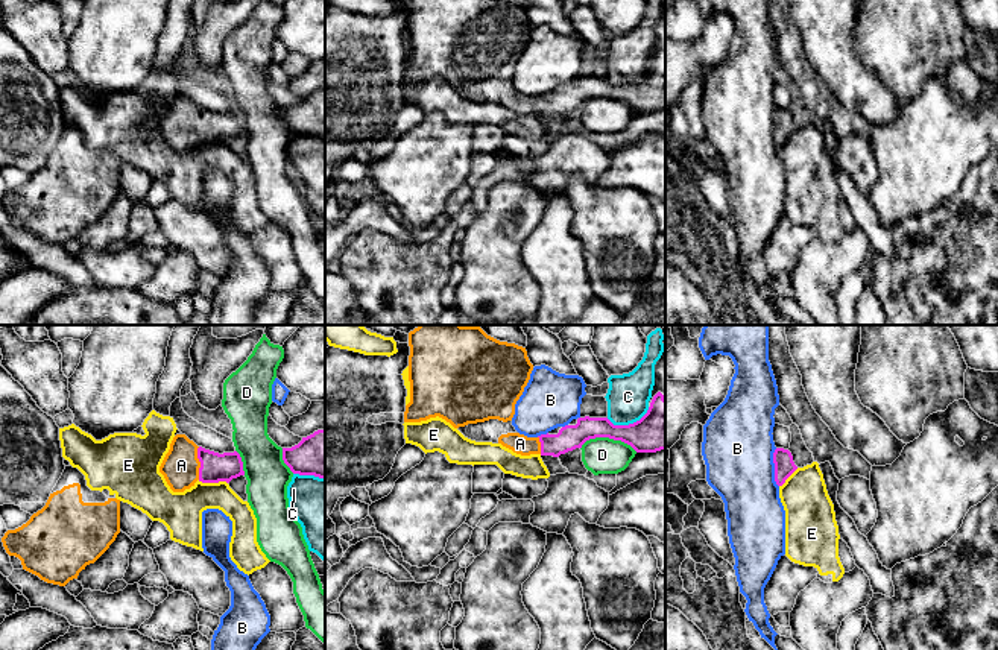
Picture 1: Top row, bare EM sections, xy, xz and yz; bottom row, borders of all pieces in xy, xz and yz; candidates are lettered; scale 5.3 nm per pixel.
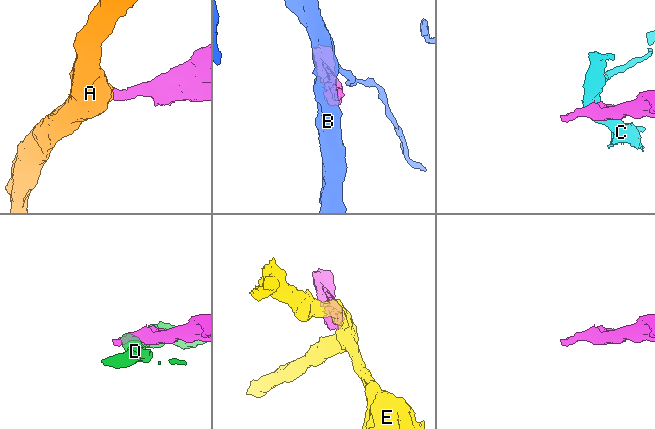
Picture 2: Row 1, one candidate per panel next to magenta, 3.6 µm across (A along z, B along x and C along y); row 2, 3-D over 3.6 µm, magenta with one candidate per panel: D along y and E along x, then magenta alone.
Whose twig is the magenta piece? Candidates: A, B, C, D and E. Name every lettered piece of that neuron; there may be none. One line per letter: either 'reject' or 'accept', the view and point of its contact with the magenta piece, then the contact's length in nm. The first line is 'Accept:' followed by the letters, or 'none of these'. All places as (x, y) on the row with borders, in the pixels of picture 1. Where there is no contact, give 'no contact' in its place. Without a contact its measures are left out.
Accept: A
A: accept; contact xy (201, 463); length 180 nm
B: reject; contact yz (775, 468); length 200 nm
C: reject; contact xz (629, 424); length 240 nm
D: reject; contact xz (609, 438); length 300 nm
E: reject; contact xy (213, 482); length 160 nm

